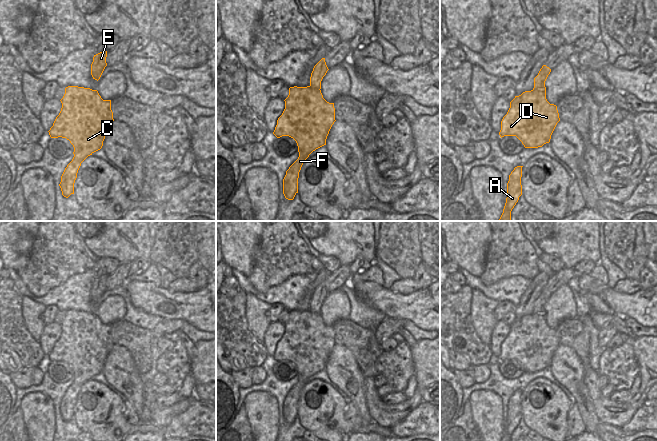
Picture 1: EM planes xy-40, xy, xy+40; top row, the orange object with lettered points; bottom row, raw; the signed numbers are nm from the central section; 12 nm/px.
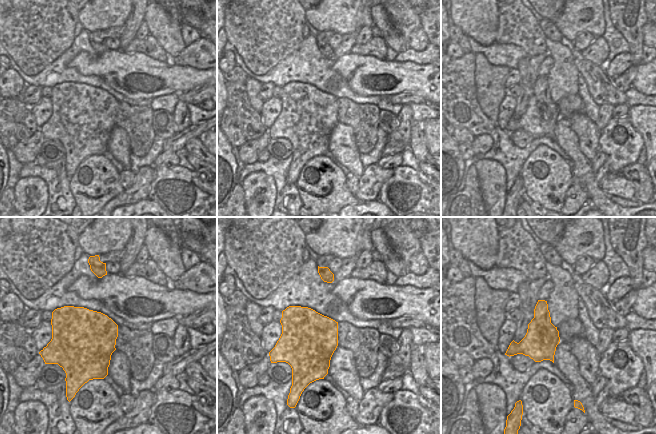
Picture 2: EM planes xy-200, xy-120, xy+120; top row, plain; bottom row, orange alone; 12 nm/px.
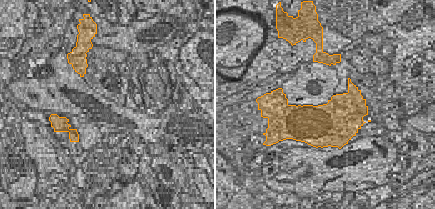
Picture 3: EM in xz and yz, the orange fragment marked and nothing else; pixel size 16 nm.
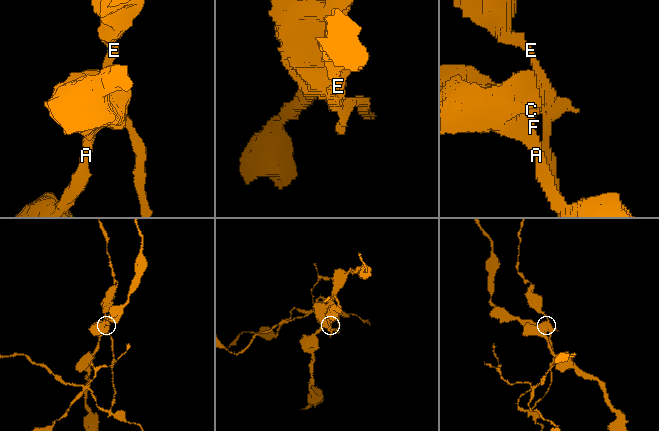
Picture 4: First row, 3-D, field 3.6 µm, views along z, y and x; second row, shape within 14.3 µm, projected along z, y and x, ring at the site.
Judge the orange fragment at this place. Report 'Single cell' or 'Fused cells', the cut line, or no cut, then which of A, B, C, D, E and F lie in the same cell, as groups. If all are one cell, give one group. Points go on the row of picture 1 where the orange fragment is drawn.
Fused cells. Split along xy+40 (533, 88), (545, 94). Groups: A B C D F / E.

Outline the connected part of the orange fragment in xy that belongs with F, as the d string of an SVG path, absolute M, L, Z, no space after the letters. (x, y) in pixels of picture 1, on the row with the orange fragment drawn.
M310 86L290 87L284 100L285 109L277 120L273 134L280 138L289 136L298 146L299 157L286 171L283 194L293 200L298 193L299 172L304 161L316 149L326 145L329 131L334 124L334 103L327 102L321 93Z

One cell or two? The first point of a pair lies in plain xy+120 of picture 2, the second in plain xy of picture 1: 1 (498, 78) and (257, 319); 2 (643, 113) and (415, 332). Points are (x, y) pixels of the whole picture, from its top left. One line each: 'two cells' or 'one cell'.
1: one cell
2: two cells

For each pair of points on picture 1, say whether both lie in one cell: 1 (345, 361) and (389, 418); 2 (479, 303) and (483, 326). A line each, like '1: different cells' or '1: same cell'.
1: different cells
2: same cell

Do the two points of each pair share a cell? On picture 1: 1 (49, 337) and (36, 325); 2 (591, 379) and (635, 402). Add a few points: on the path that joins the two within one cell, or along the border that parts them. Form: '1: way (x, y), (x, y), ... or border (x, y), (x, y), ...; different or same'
1: border (46, 324), (38, 341); different
2: way (595, 393), (608, 407), (621, 407); same

